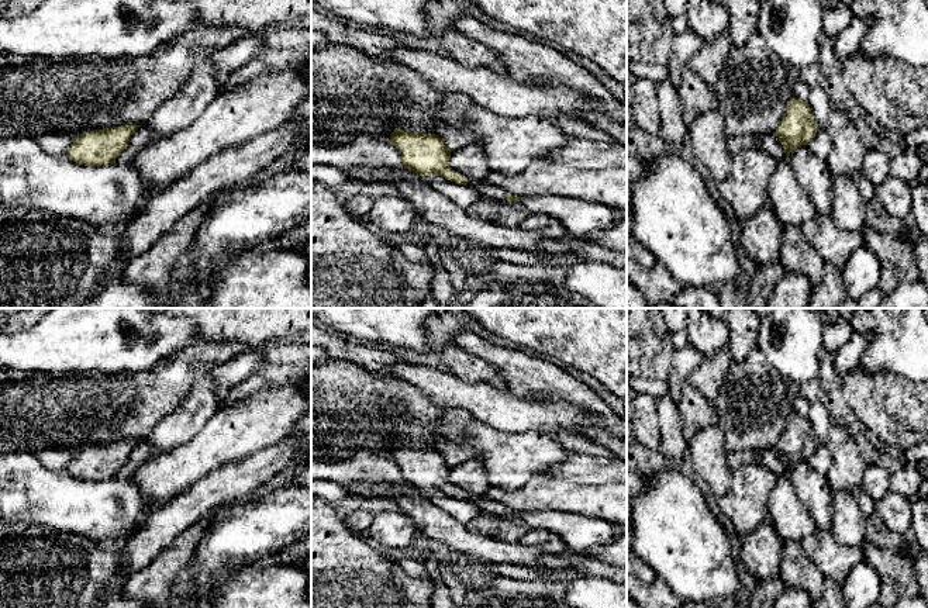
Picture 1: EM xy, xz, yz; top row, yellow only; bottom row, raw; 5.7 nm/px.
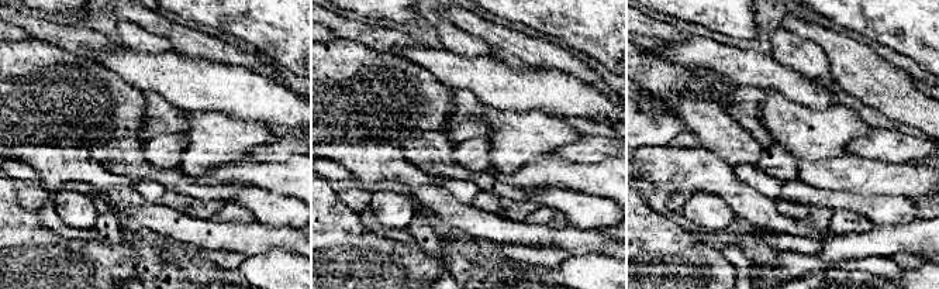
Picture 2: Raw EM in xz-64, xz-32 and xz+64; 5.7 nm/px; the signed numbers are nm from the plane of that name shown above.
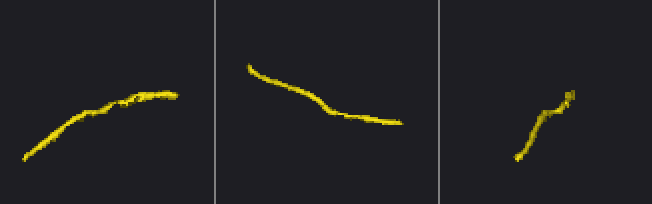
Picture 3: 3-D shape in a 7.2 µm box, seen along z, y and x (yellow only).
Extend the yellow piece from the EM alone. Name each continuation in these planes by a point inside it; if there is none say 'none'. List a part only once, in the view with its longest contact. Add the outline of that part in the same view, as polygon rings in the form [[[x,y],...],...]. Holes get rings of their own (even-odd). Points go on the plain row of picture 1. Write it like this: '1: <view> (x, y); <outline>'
1: xz (485, 503); [[[487,494],[484,495],[468,495],[468,500],[475,502],[479,509],[493,514],[496,517],[504,517],[508,508],[494,500],[491,500]]]

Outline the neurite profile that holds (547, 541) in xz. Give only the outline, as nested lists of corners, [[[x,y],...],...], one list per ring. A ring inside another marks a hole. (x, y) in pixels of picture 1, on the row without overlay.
[[[531,529],[518,542],[522,546],[537,547],[548,553],[560,553],[568,549],[565,540],[549,531]]]

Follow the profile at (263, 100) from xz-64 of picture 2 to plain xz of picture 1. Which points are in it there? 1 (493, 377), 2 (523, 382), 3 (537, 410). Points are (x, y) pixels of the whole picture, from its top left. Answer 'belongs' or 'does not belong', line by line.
1: does not belong
2: does not belong
3: belongs

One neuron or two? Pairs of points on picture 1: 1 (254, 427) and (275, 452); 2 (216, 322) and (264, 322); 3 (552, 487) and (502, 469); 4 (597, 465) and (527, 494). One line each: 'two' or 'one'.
1: two
2: one
3: two
4: two

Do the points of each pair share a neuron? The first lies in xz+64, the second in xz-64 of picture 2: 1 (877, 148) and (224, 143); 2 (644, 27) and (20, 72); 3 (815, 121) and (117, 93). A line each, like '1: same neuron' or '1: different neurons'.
1: different neurons
2: different neurons
3: different neurons

